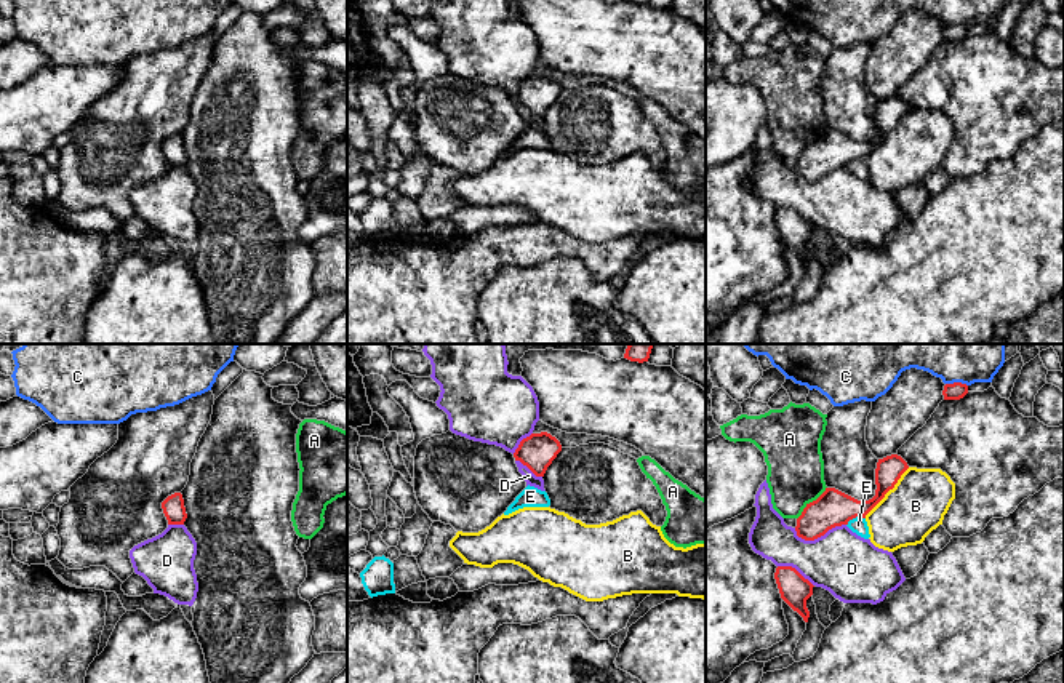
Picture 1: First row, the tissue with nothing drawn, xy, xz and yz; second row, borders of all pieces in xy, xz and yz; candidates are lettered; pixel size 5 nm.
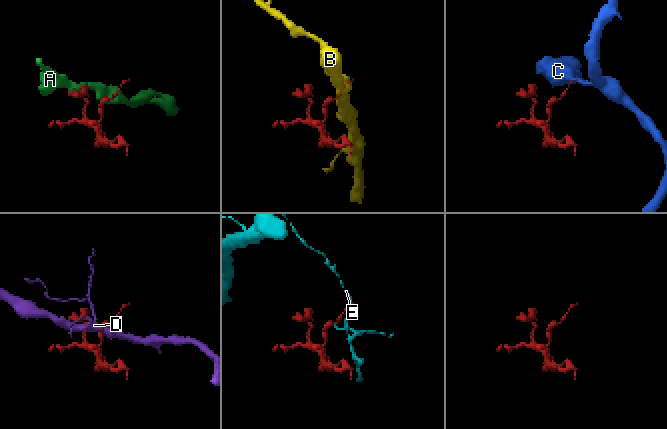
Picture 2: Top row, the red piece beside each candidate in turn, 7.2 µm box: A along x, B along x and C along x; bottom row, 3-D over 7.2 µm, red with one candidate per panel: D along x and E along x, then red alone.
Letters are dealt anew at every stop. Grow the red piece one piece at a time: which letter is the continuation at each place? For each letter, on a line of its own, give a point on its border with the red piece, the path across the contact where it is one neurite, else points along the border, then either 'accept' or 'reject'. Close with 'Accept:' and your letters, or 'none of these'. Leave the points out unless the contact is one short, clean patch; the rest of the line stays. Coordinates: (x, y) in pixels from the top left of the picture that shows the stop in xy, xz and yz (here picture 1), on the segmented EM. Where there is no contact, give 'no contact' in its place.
A: yz (810, 503) | along yz (826, 487), (797, 519) | reject
B: yz (887, 491) | along yz (909, 467), (864, 517) | reject
C: yz (957, 383) | along yz (946, 383), (964, 383), (967, 386) | reject
D: yz (818, 536) | reject
E: yz (855, 517) | along yz (864, 517), (855, 517), (847, 525) | reject
Accept: none of these

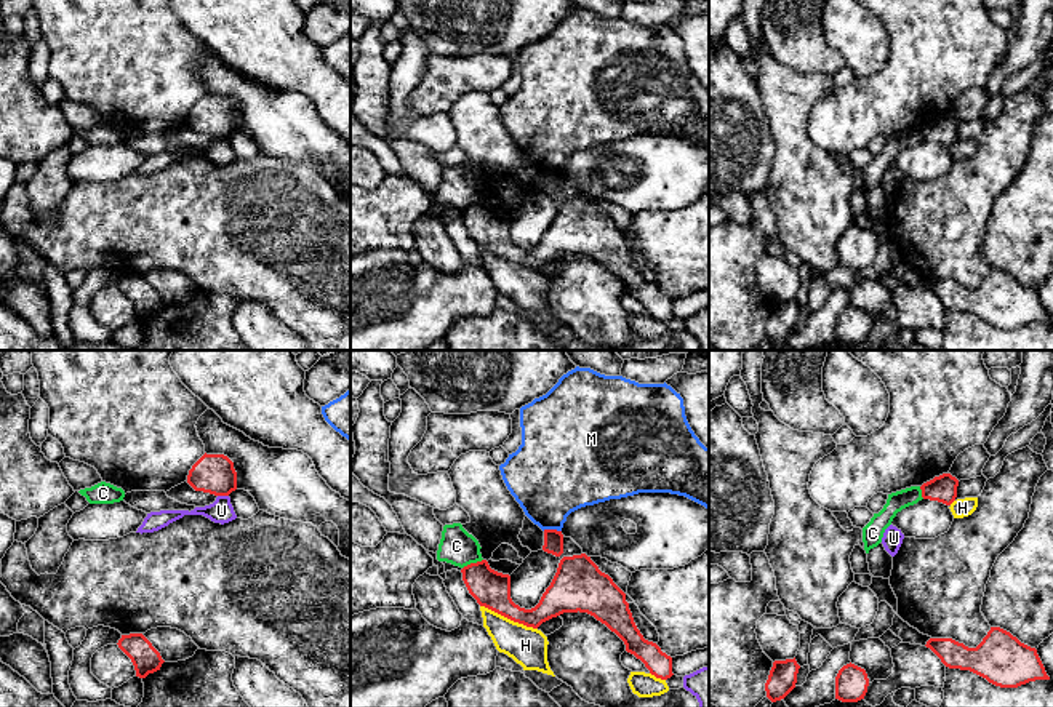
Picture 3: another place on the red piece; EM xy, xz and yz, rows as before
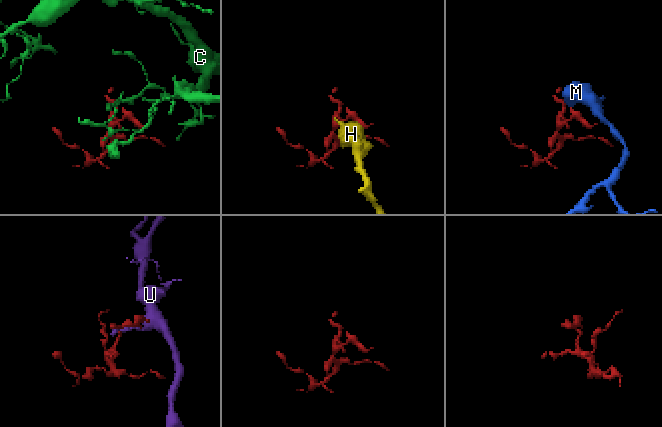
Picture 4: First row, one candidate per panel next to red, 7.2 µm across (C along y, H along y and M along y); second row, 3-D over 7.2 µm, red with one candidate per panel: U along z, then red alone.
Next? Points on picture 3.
C: xz (472, 563) | along xz (482, 559), (463, 568) | reject
H: xz (509, 618) | reject
M: xz (552, 530) | along xz (543, 530), (560, 531) | reject
U: xy (223, 495) | reject
Accept: none of these

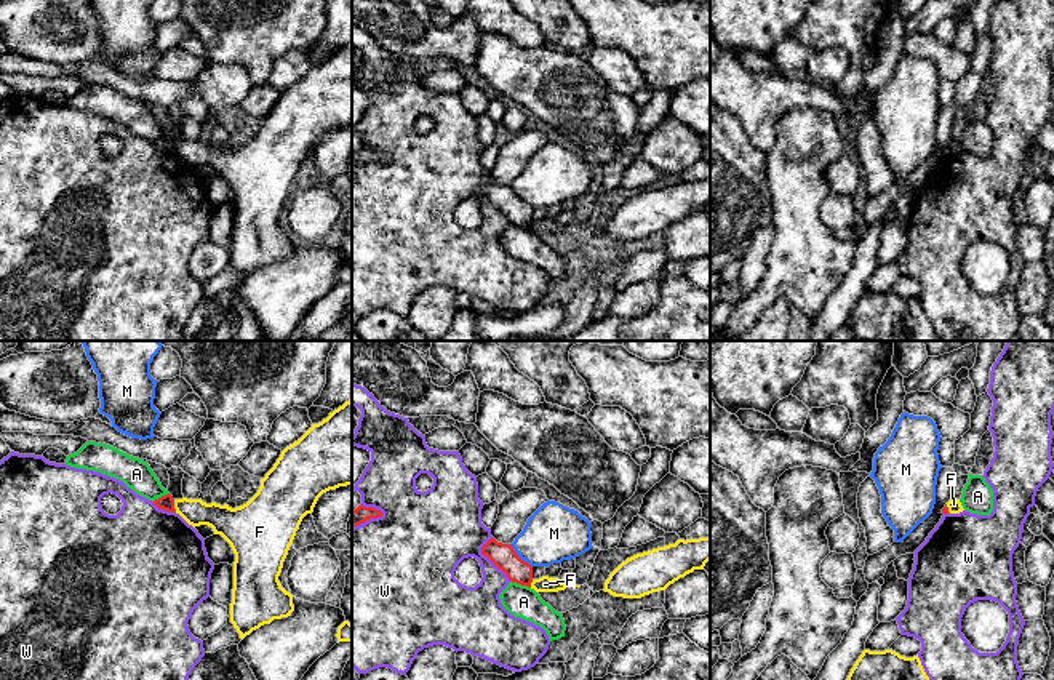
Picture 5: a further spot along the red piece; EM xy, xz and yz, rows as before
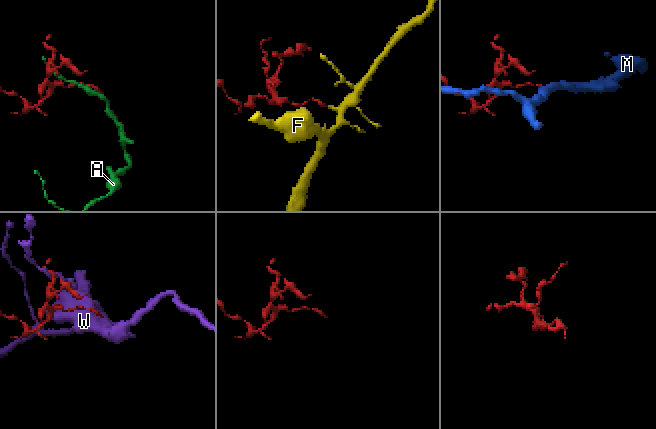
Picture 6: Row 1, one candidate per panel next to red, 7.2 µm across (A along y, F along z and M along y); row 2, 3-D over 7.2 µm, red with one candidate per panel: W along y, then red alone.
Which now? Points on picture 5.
A: xz (520, 583) | reject
F: xy (173, 506) | along xy (173, 500), (176, 511) | reject
M: xz (519, 557) | along xz (511, 544), (531, 567) | reject
W: xz (488, 557) | reject
Accept: none of these

